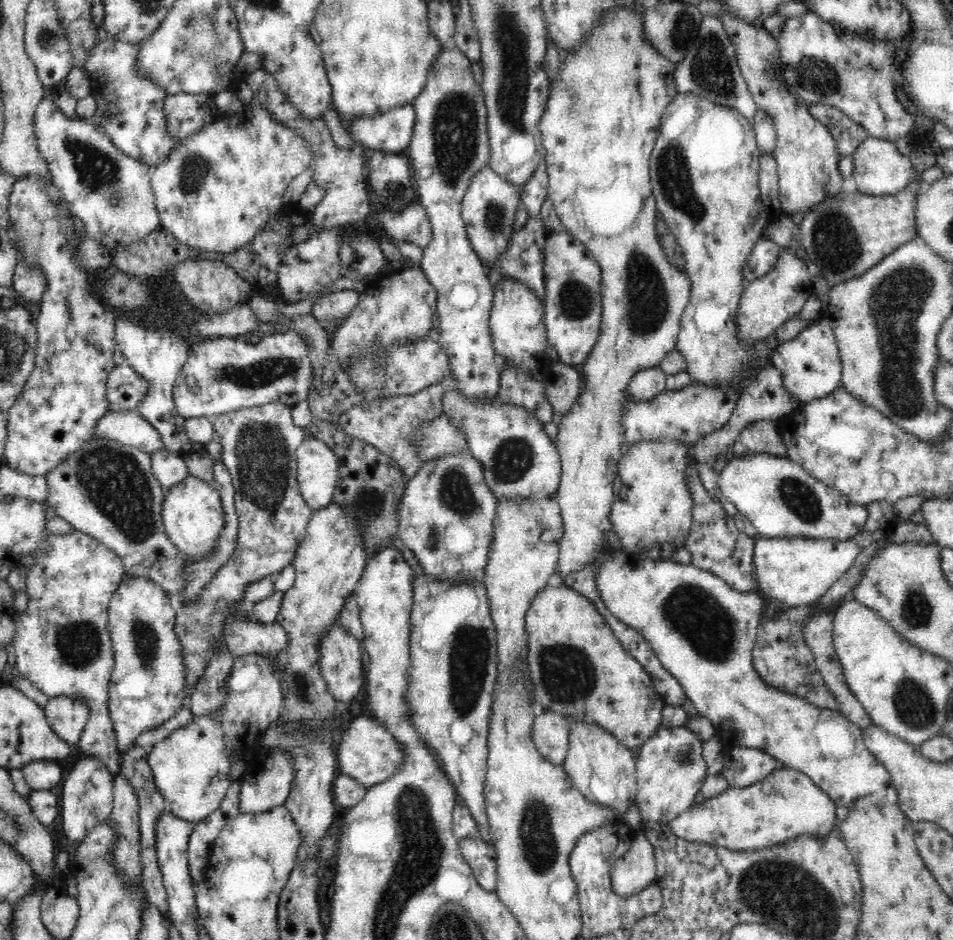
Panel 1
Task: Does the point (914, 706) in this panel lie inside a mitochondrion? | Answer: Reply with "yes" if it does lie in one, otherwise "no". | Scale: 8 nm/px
yes

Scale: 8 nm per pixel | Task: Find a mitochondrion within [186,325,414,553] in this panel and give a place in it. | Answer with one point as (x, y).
(261, 450)

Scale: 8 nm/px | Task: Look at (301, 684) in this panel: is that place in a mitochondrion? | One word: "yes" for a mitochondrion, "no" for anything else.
yes

